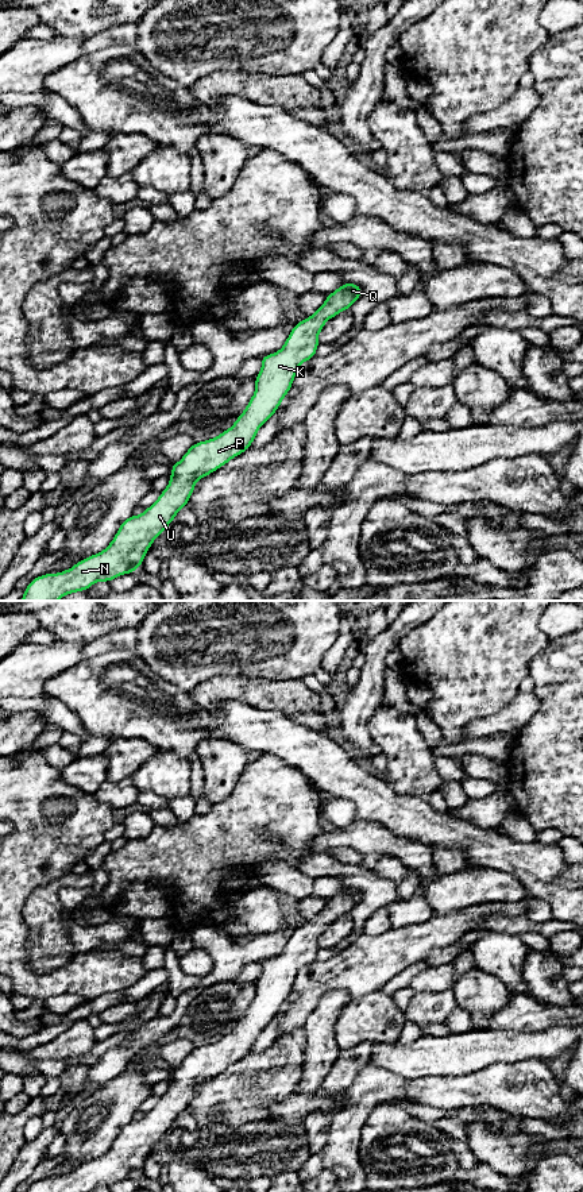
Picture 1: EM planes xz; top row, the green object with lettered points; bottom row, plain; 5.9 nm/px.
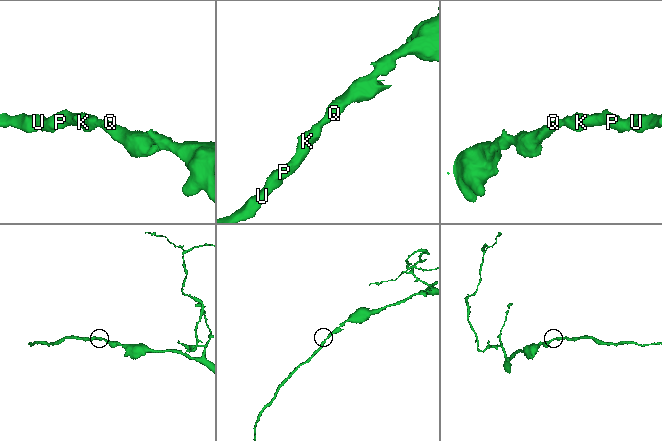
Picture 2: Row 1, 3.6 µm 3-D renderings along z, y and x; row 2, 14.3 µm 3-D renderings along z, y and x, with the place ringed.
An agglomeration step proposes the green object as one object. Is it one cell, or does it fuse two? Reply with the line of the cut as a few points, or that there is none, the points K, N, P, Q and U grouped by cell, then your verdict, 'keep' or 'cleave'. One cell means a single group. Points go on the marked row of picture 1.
cut none; groups K N P Q U; keep

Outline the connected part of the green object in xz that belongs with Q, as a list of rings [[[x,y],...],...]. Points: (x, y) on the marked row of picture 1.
[[[347,282],[328,294],[324,304],[310,317],[305,317],[293,327],[279,351],[259,358],[262,360],[262,369],[255,377],[255,393],[248,401],[246,410],[239,414],[231,428],[213,439],[194,443],[182,459],[171,466],[169,485],[158,499],[150,508],[144,509],[142,514],[132,514],[124,520],[105,549],[80,560],[69,570],[36,576],[24,589],[24,595],[20,601],[58,601],[67,594],[86,591],[96,582],[111,582],[117,576],[132,574],[139,568],[154,540],[173,522],[175,514],[188,505],[196,482],[215,472],[251,447],[259,428],[277,412],[282,400],[293,386],[298,367],[316,356],[316,350],[320,344],[318,333],[325,323],[340,312],[348,310],[360,297],[362,288],[356,283]]]

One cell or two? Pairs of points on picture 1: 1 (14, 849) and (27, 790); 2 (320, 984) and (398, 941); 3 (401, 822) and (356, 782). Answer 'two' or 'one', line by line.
1: one
2: one
3: one

